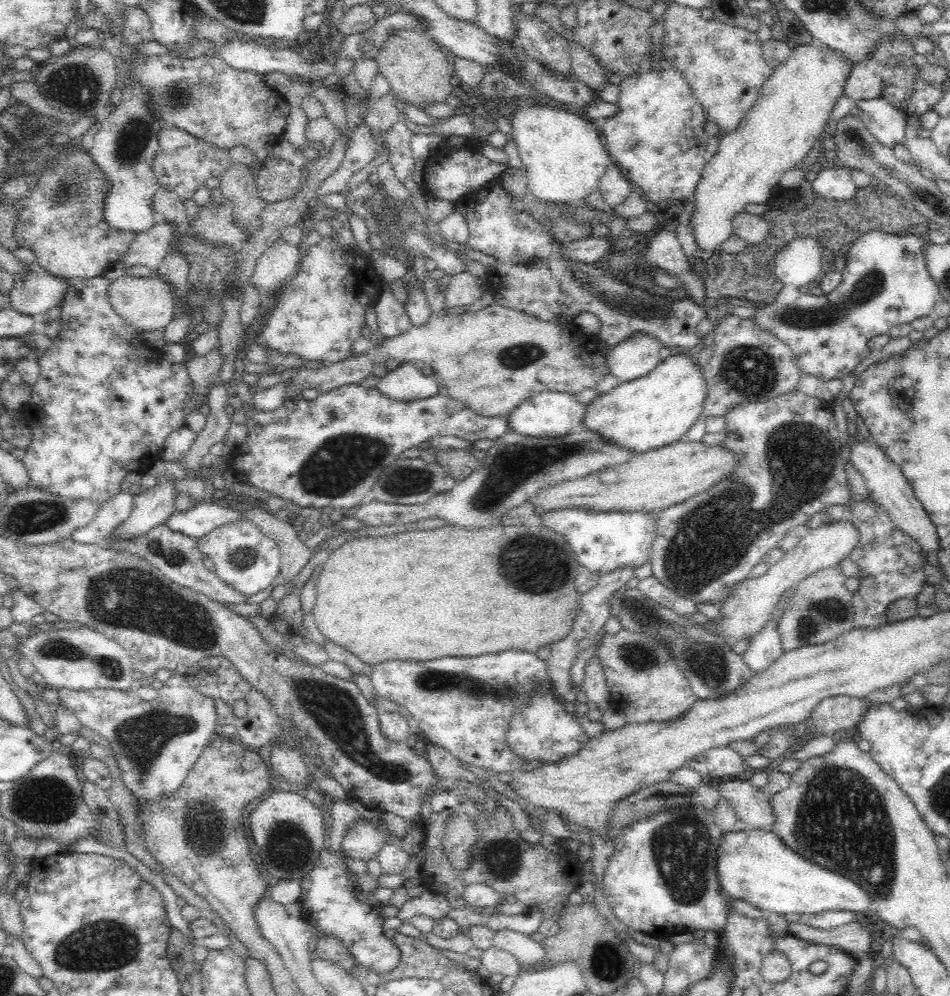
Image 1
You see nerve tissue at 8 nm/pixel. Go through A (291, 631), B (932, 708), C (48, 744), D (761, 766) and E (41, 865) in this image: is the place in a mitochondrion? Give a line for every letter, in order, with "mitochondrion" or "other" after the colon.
A: other
B: other
C: other
D: other
E: other

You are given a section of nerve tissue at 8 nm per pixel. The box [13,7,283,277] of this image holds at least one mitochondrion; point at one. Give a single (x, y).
(76, 86)

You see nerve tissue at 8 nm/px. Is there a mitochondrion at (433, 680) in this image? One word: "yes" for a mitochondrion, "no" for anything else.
yes

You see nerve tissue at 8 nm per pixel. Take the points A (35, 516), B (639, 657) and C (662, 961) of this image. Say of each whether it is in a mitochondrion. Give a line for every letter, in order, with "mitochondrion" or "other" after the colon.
A: mitochondrion
B: mitochondrion
C: other

